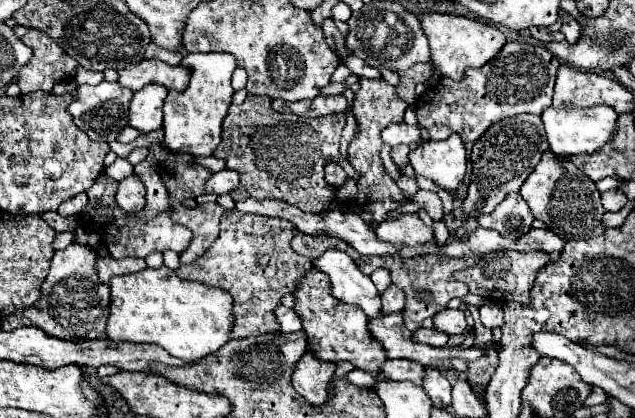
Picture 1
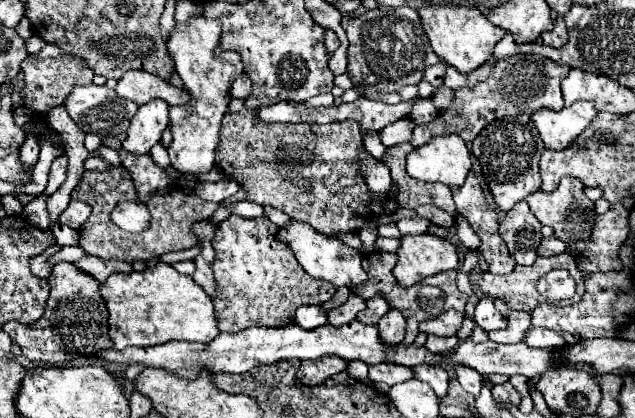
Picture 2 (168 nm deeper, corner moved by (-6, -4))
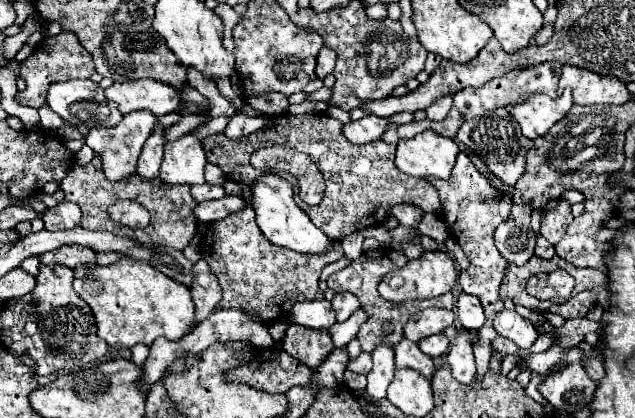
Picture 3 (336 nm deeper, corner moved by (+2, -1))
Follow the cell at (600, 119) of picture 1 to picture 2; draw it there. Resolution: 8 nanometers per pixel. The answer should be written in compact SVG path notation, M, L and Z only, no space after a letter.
M580 100L572 106L564 106L560 112L540 108L530 116L530 120L534 122L544 146L548 150L560 150L566 148L582 132L582 128L592 122L594 116L594 104L588 100Z

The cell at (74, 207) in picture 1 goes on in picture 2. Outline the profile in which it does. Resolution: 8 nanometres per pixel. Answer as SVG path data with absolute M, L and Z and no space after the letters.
M72 200L72 202L68 204L68 208L60 214L58 222L70 226L72 230L80 230L82 224L88 220L88 216L90 216L90 208L88 208L88 204L78 202L78 200Z

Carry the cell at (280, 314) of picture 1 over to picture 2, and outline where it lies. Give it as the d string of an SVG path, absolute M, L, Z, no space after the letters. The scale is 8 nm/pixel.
M300 306L296 310L296 324L300 324L302 328L318 328L324 326L328 322L326 310L322 306Z

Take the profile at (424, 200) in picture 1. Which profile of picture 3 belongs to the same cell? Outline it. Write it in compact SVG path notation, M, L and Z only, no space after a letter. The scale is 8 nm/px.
M424 213L422 221L418 223L418 231L422 235L428 235L428 237L436 239L438 243L444 243L446 237L448 237L448 229L446 229L444 221L438 219L434 213Z

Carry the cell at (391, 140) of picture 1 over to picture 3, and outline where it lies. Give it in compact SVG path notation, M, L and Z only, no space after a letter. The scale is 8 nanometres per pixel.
M398 113L392 117L376 117L376 115L368 115L362 117L358 121L352 121L348 125L344 125L344 135L350 143L370 143L382 137L382 133L390 127L390 125L404 125L410 123L414 117L412 113Z

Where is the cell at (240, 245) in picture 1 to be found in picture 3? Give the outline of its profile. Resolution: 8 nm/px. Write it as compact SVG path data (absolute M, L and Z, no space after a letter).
M244 207L242 211L214 221L206 227L200 243L200 253L222 287L222 299L216 311L240 309L256 321L270 323L276 317L288 317L288 309L298 301L324 299L324 293L318 289L320 273L324 265L344 257L340 243L336 243L326 255L294 253L272 245L260 233L254 217L254 209Z

